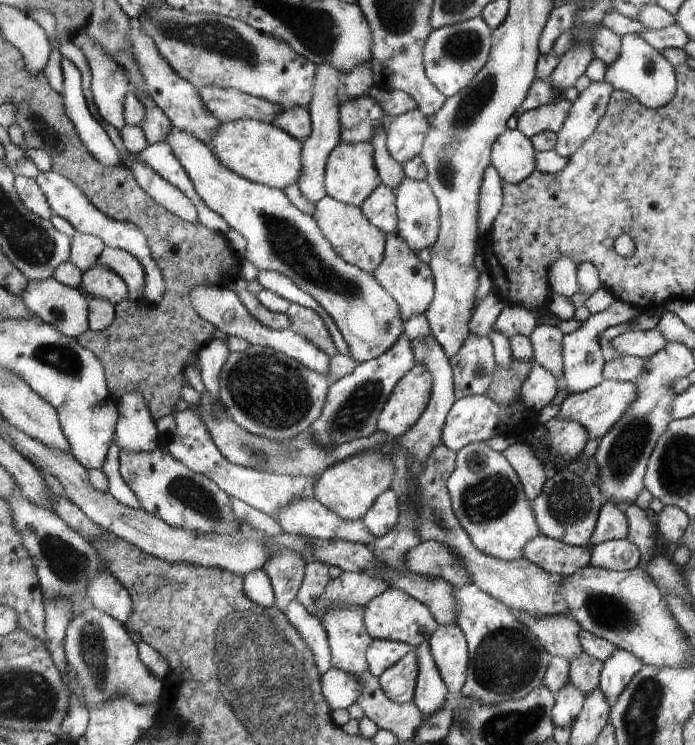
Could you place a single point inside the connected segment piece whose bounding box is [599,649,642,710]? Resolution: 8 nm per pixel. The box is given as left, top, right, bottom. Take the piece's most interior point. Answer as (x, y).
(620, 667)

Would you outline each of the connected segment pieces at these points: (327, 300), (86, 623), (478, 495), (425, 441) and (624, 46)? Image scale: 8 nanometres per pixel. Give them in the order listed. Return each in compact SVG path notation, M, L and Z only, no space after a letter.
M173 127L171 134L167 136L167 144L171 146L173 154L177 155L179 162L185 167L187 174L193 179L195 188L199 196L225 220L242 234L247 240L247 250L245 250L245 258L263 270L275 270L288 276L301 288L305 290L307 296L312 296L321 309L324 309L331 315L335 324L341 330L347 346L349 346L349 355L357 362L367 362L389 352L393 346L397 344L397 340L401 336L406 335L406 322L401 316L399 304L395 302L395 298L385 290L384 286L373 276L373 273L365 272L352 263L345 262L344 258L333 250L331 244L323 231L321 230L316 218L303 214L291 200L284 190L277 188L269 188L264 184L251 182L248 178L243 178L240 174L235 174L229 170L225 164L221 164L217 160L217 156L213 154L212 149L197 140L193 134L189 132L181 132Z
M95 605L71 620L65 650L69 666L75 670L87 698L87 706L99 706L119 696L131 698L139 706L151 706L158 704L165 692L163 682L141 660L138 644L131 638L128 628Z
M485 442L471 444L458 452L456 469L448 480L447 492L452 499L452 507L457 515L457 520L465 528L473 544L489 556L507 562L525 558L525 546L533 538L542 534L532 504L525 494L520 475L503 453L492 450Z
M427 336L425 340L412 340L412 344L416 362L421 362L423 366L427 366L427 370L433 376L432 397L429 401L428 409L425 410L417 424L405 436L401 436L398 439L401 446L404 446L405 450L409 452L411 472L419 474L423 464L427 462L427 458L433 454L433 450L443 444L442 434L445 428L445 421L448 420L448 414L451 412L455 402L457 402L457 398L455 398L455 386L453 386L453 368L451 368L448 354L439 344L439 341L434 336Z
M625 34L620 38L620 43L620 56L613 64L606 66L603 82L611 84L613 90L632 94L633 98L641 103L641 106L649 109L665 106L673 98L675 91L674 66L669 64L655 48L649 46L638 34Z

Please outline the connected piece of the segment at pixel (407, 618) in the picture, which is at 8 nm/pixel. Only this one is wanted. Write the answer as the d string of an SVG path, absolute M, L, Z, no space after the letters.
M395 587L383 592L381 596L377 596L366 606L365 626L372 639L397 641L418 647L423 642L429 642L433 638L433 634L439 630L440 623L433 616L432 610L429 610L429 606L419 602L419 599L413 598L413 595Z

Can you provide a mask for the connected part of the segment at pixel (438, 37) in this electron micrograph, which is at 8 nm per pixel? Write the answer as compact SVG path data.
M483 16L440 27L431 33L425 45L424 63L426 73L432 79L433 84L447 98L457 96L485 68L485 64L489 62L492 48L492 27L489 26L488 22L485 22Z

